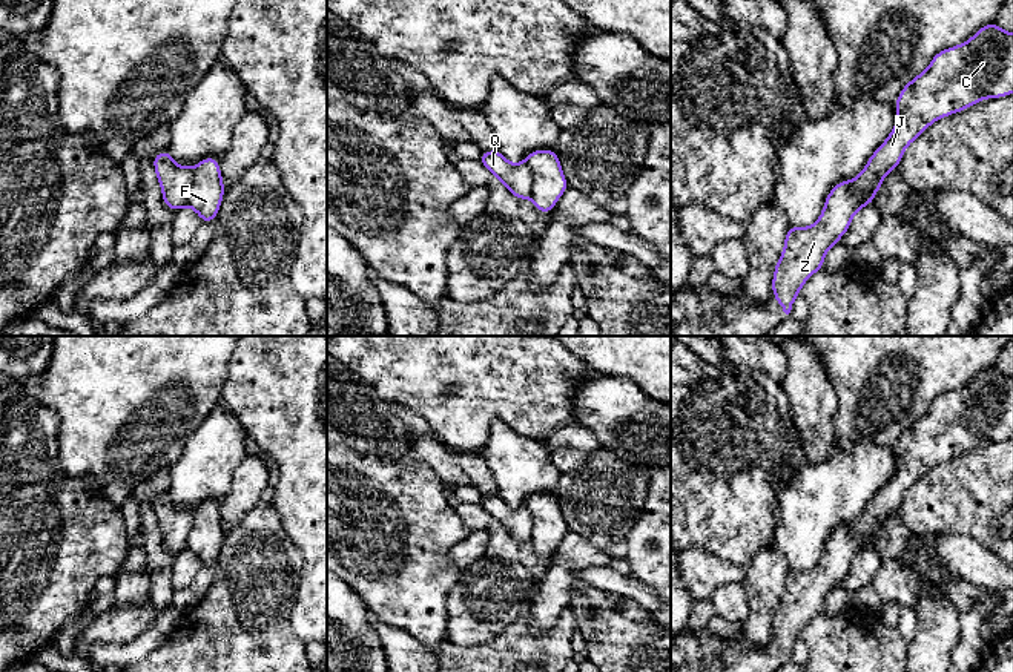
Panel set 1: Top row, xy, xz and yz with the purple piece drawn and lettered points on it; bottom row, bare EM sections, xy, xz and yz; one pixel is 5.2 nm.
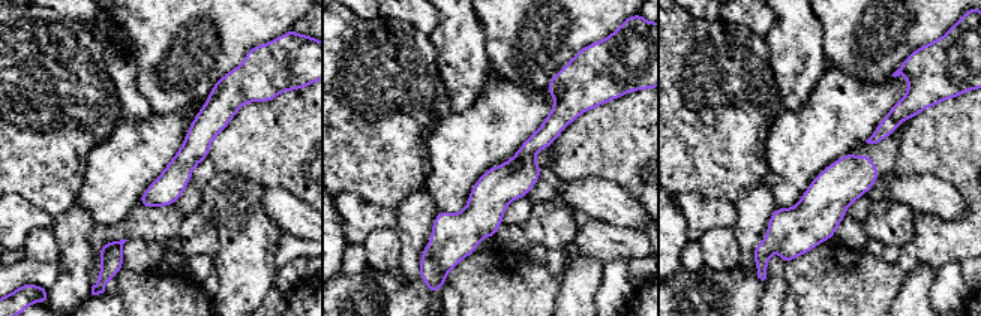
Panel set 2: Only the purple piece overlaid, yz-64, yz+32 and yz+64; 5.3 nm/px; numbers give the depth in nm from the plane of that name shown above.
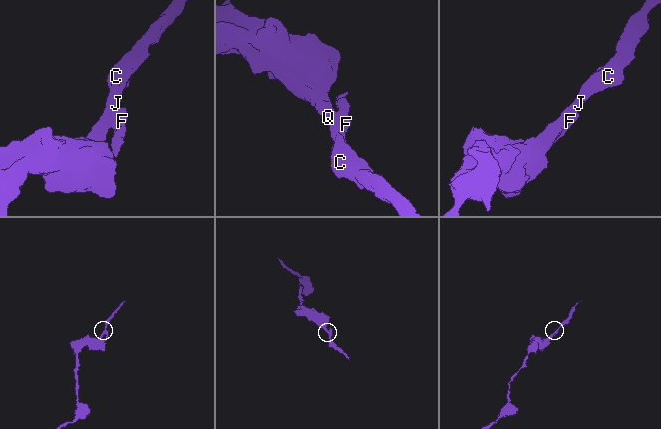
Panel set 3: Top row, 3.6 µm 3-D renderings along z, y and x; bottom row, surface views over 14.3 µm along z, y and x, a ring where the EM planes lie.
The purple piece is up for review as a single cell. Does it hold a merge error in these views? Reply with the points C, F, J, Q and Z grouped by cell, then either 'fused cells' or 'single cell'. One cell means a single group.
groups C J Q / F Z; fused cells

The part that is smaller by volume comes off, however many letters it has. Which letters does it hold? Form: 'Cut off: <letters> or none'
Cut off: F, Z

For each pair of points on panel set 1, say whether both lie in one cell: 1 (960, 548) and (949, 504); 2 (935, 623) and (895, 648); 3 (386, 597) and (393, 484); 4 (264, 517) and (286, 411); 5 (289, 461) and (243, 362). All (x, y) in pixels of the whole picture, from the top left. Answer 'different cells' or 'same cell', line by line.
1: different cells
2: different cells
3: same cell
4: different cells
5: same cell

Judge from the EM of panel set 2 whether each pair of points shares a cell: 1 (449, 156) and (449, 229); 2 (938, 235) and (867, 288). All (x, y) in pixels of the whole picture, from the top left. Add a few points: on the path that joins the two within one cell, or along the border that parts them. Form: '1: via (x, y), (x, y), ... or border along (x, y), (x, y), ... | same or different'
1: border along (473, 186), (468, 202), (461, 211), (438, 211) | different
2: via (920, 250), (897, 273), (885, 279) | same

